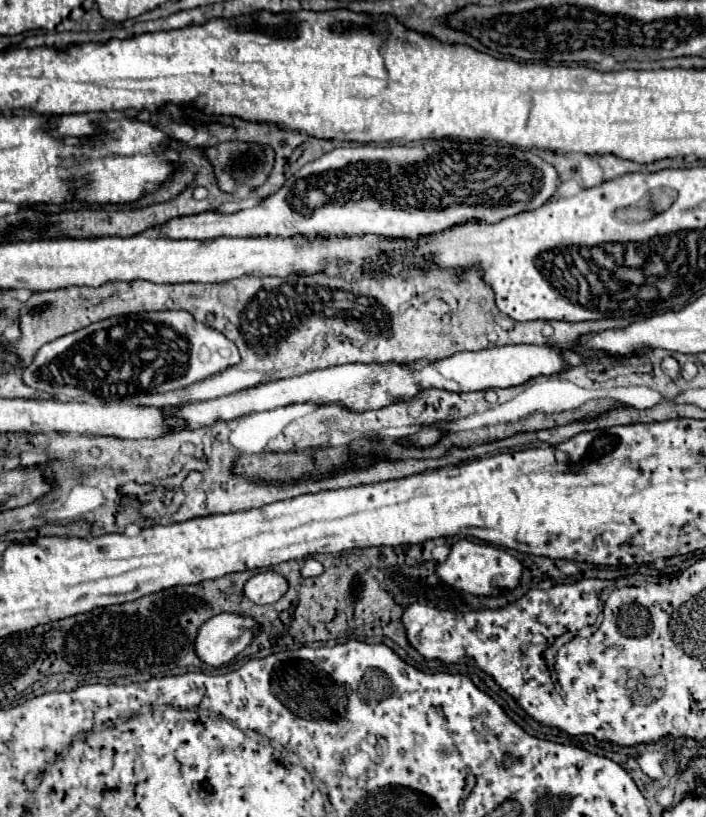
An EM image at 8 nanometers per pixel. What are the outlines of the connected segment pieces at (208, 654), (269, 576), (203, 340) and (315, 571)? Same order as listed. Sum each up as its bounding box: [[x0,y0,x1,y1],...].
[[195,613,257,667],[243,571,287,605],[21,311,241,401],[301,559,323,577]]

